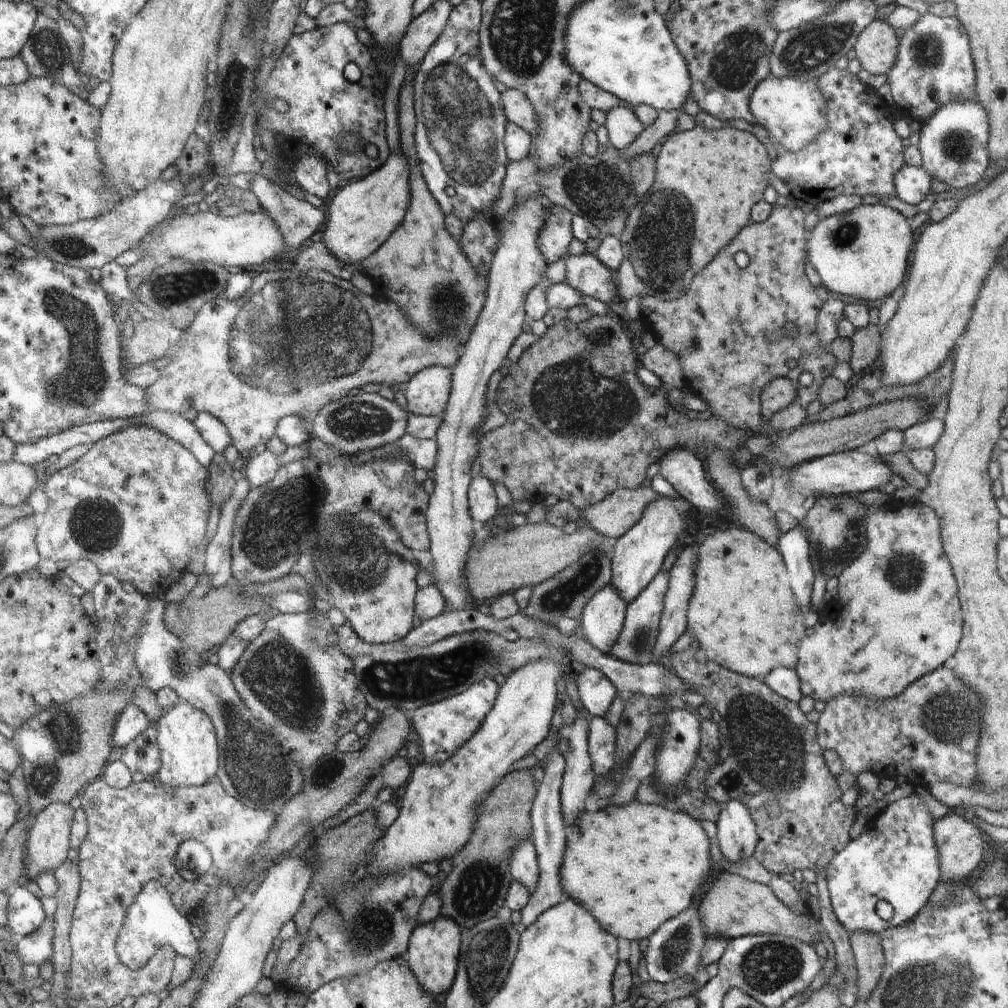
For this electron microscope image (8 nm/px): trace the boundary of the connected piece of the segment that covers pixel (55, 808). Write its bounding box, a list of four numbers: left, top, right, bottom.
[26,802,72,881]

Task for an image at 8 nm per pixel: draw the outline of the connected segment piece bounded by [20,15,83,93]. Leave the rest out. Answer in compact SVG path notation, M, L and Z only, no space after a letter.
M42 15L38 16L36 27L33 29L33 33L20 56L32 78L46 78L57 81L58 84L65 85L72 93L83 92L81 78L75 68L76 63L73 61L73 53L74 50L71 50L65 44L65 41L58 36L58 26L55 20Z

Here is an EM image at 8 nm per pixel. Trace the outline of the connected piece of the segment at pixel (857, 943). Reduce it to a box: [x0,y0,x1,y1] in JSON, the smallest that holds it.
[849,932,885,998]

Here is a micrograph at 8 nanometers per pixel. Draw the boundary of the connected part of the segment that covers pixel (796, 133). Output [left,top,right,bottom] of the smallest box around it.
[749,78,828,152]

